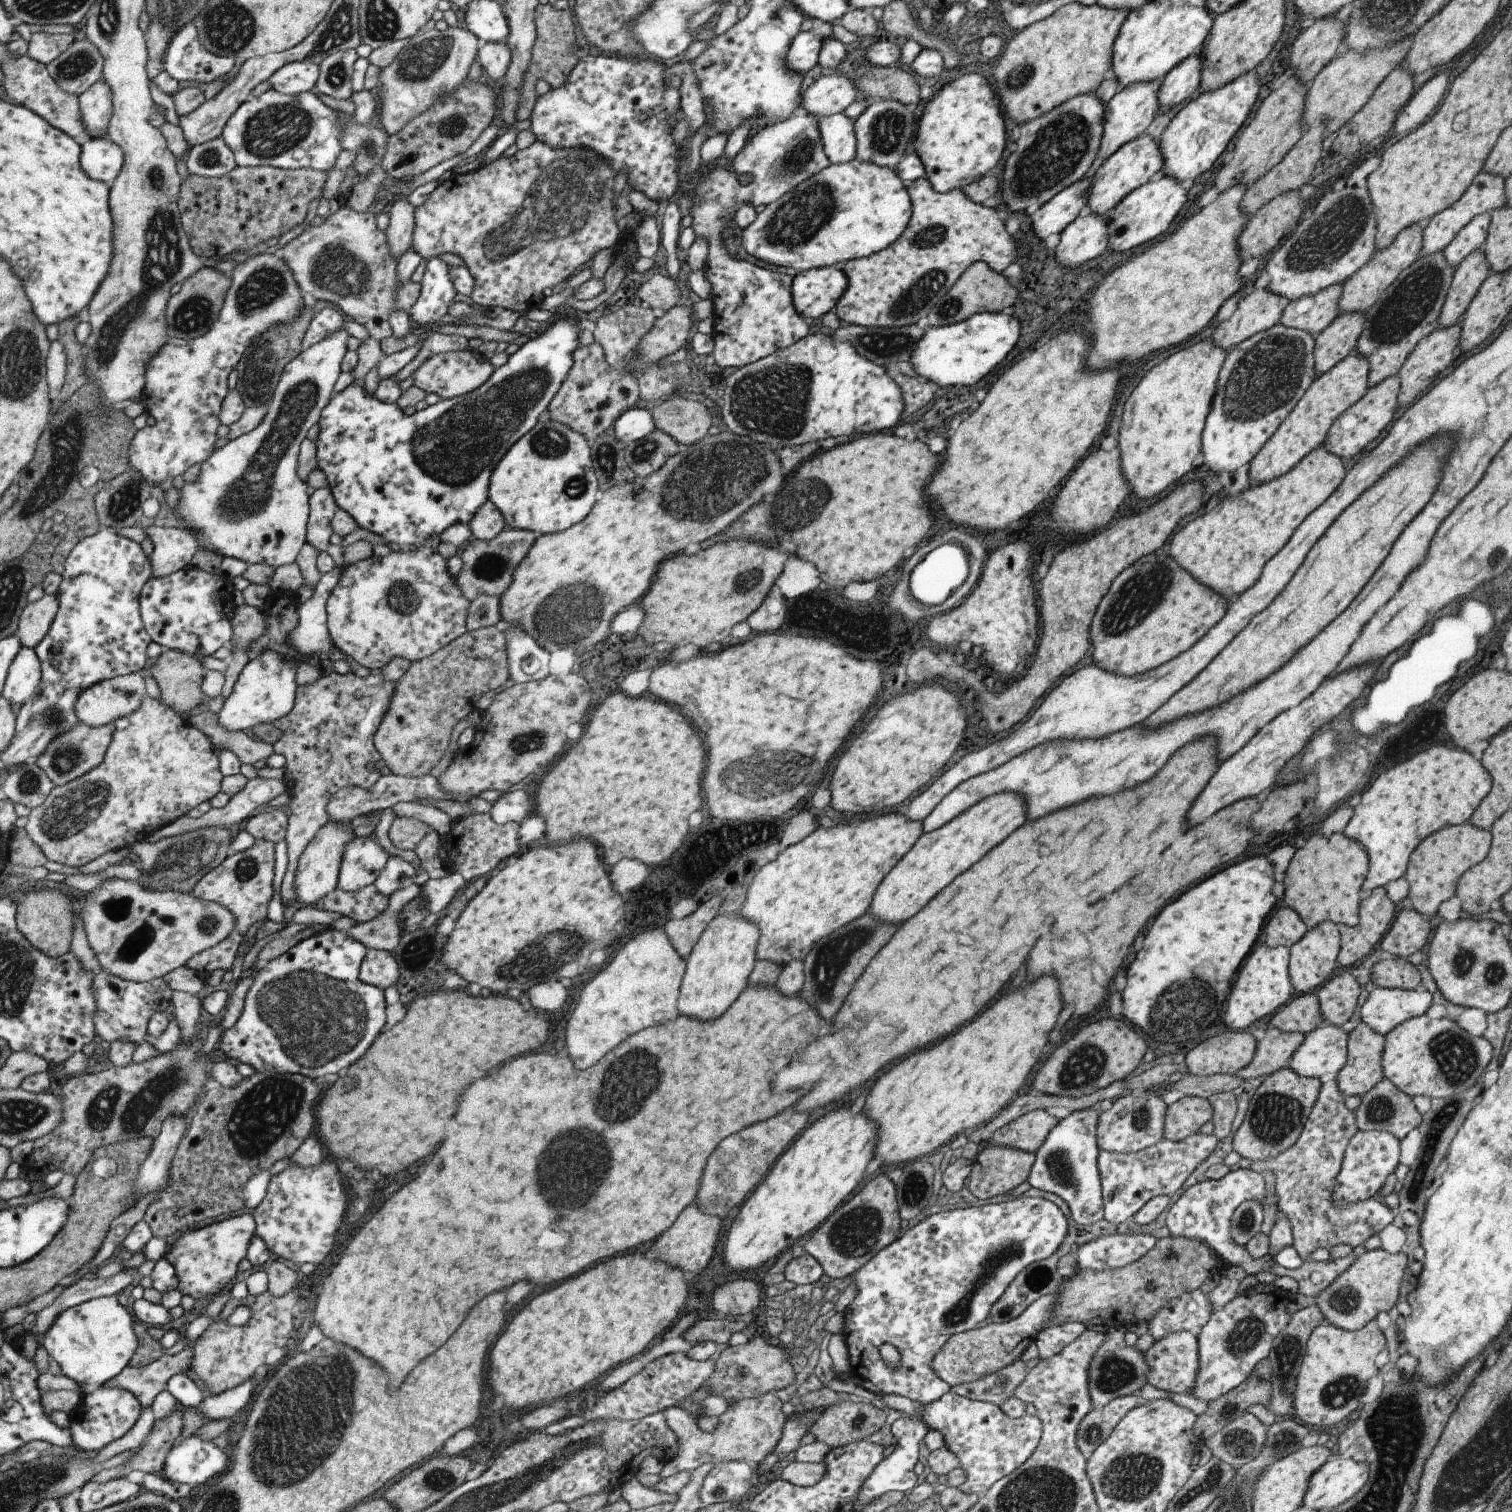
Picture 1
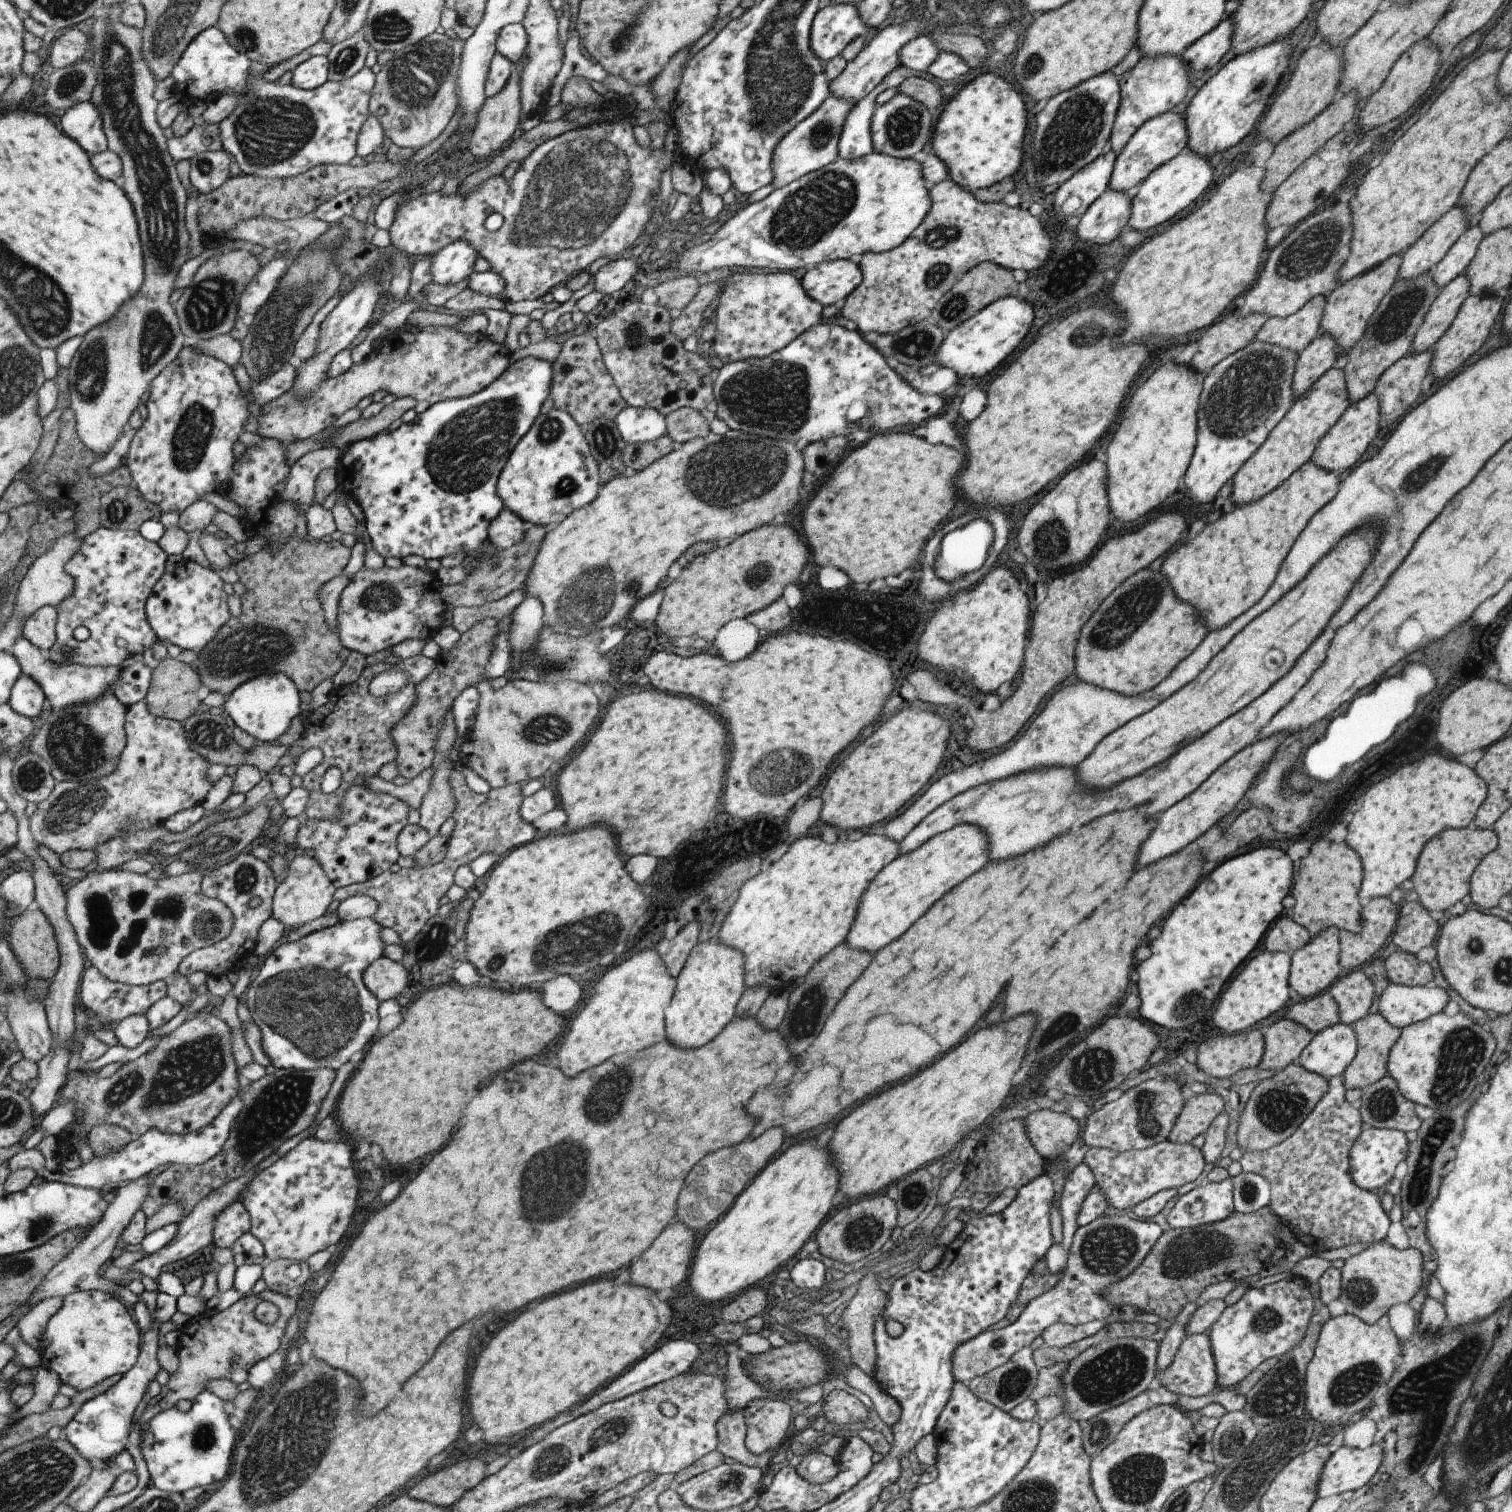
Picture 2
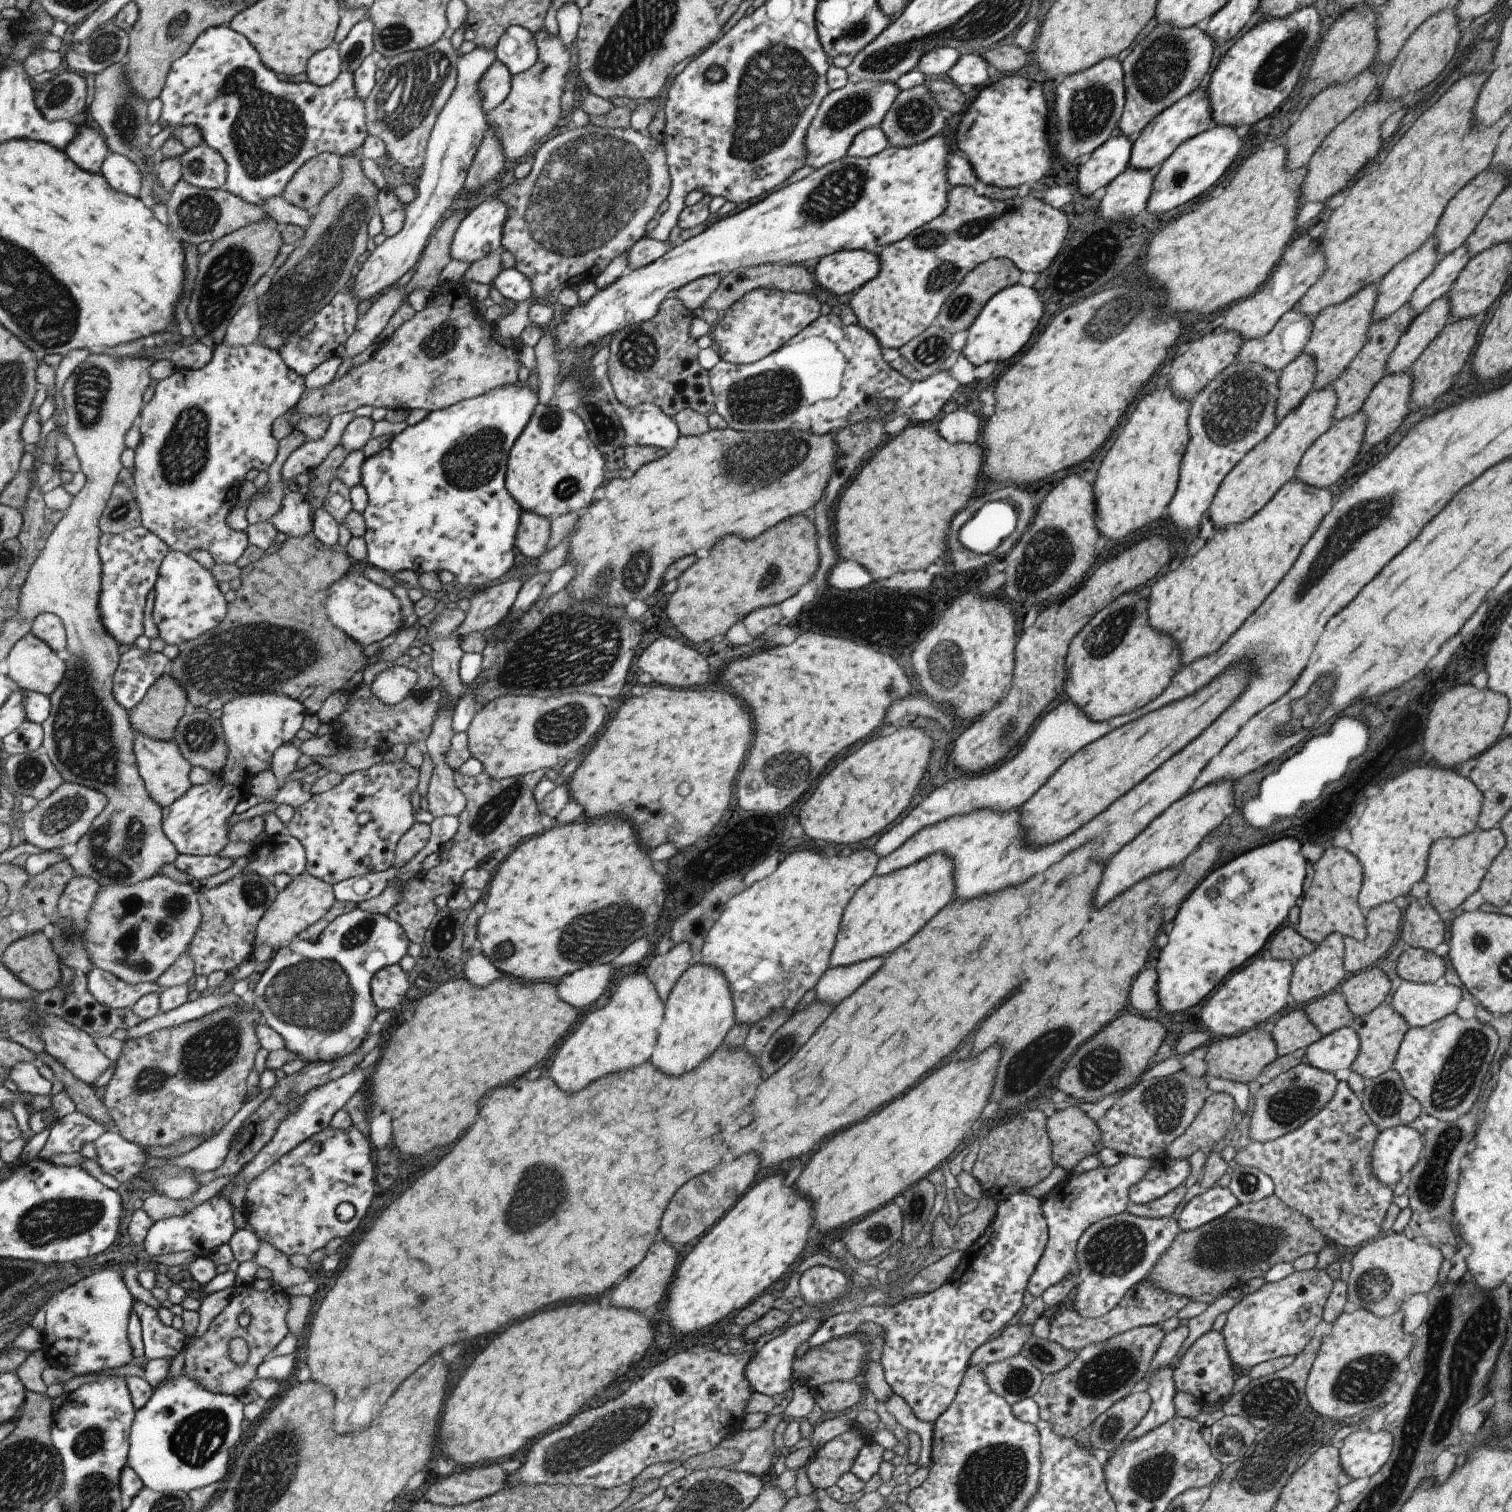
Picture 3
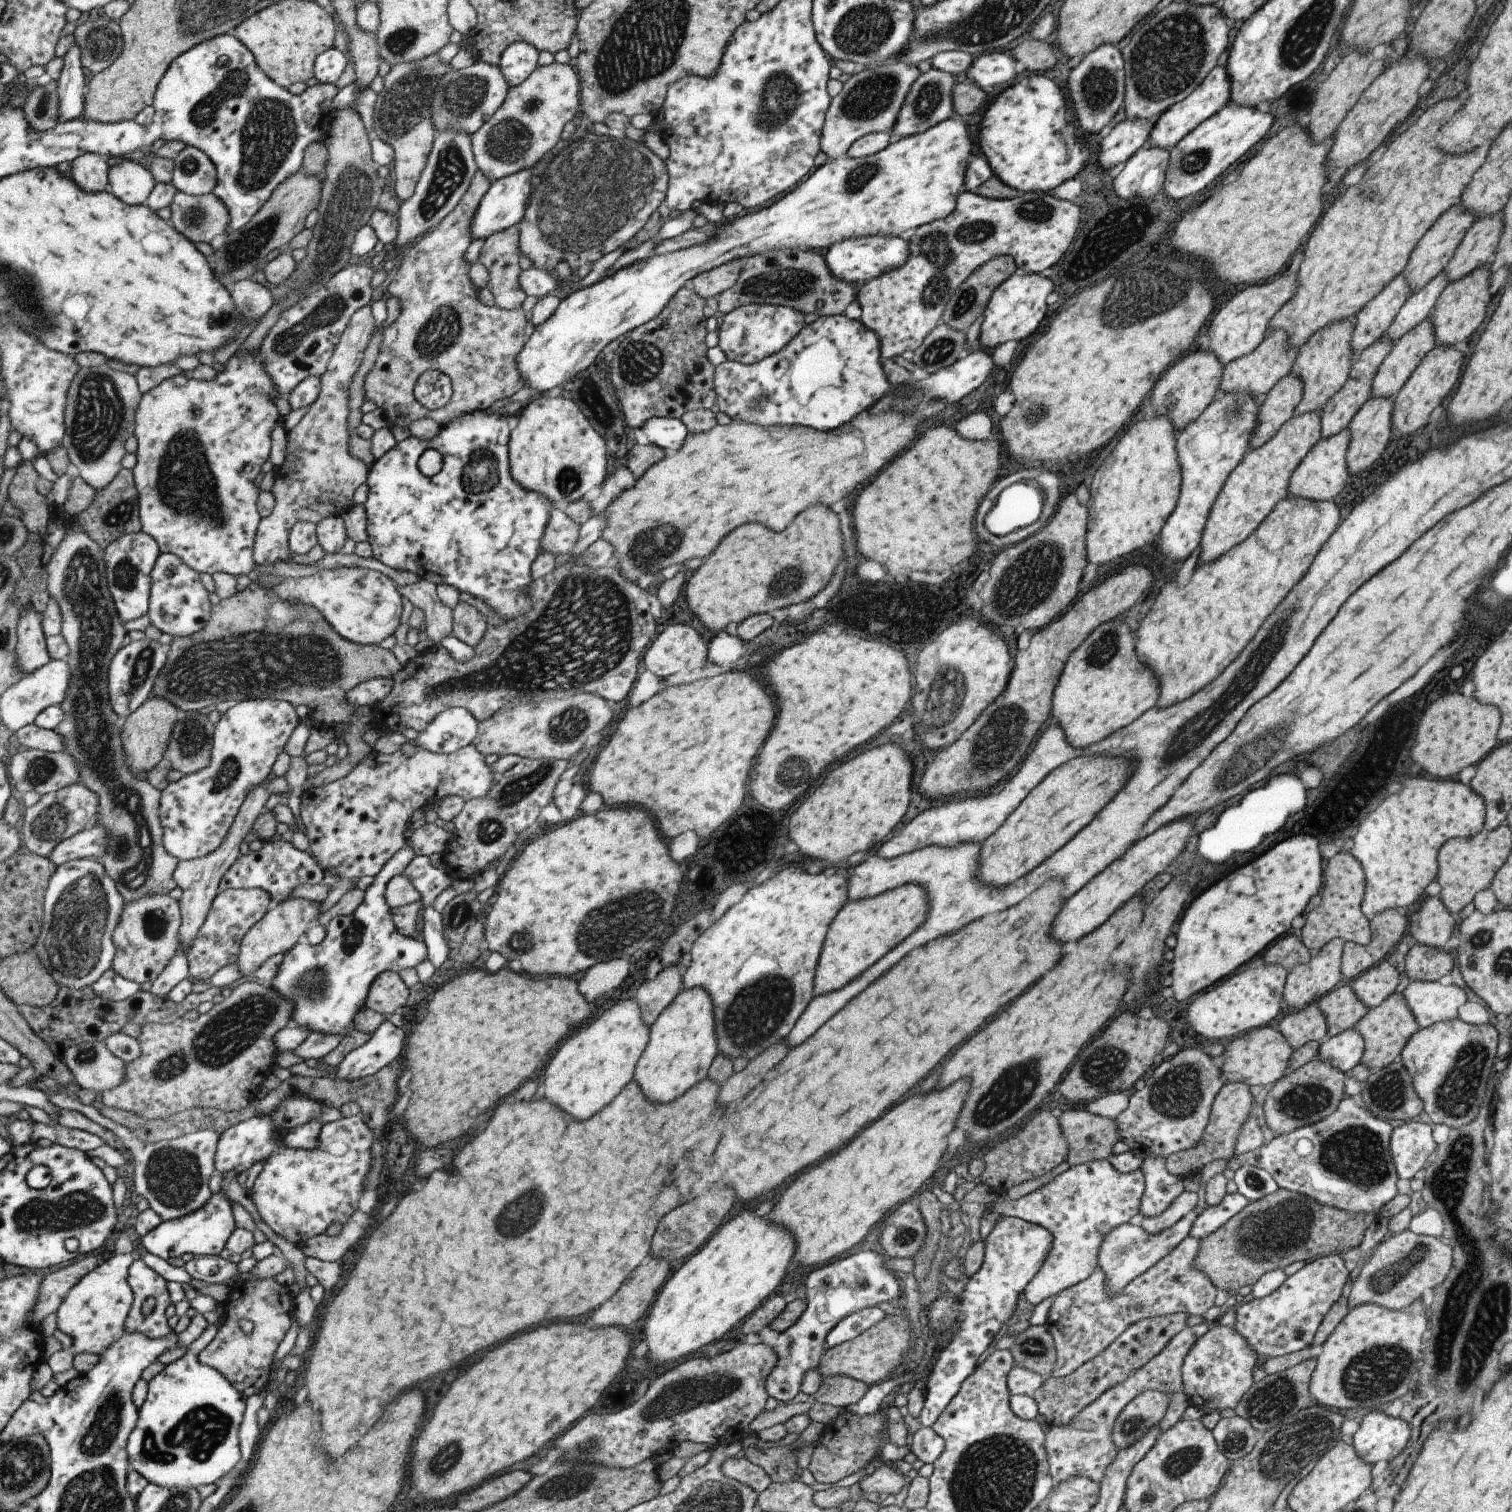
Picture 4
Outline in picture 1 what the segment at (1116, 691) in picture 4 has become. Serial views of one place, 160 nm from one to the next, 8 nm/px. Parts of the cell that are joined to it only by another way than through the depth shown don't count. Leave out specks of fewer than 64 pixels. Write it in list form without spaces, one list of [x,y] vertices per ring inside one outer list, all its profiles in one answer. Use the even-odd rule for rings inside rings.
[[[1149,554],[1132,562],[1109,585],[1099,600],[1089,625],[1090,644],[1093,646],[1092,661],[1099,668],[1121,676],[1142,675],[1169,659],[1191,648],[1217,620],[1223,618],[1227,600],[1222,594],[1215,594],[1211,588],[1197,584],[1187,572],[1177,566],[1174,558],[1165,554]]]

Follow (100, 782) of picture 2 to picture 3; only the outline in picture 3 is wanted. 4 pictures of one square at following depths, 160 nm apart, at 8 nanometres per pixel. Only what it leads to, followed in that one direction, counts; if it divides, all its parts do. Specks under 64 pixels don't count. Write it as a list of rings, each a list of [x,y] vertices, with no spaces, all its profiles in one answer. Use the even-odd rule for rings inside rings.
[[[138,733],[136,736],[136,758],[148,792],[151,793],[152,799],[163,808],[171,806],[176,800],[183,798],[194,786],[189,780],[189,772],[191,772],[193,764],[184,757],[175,738],[166,741]],[[72,780],[65,781],[51,796],[38,801],[33,809],[26,812],[22,838],[40,849],[49,851],[65,848],[67,844],[77,844],[91,830],[92,824],[108,807],[109,801],[103,791]]]

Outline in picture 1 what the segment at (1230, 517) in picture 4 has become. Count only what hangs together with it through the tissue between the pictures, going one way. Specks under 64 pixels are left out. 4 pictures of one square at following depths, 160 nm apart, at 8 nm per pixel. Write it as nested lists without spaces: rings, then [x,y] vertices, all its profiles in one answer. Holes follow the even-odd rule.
[[[1355,351],[1350,352],[1327,372],[1316,376],[1285,420],[1248,462],[1251,484],[1264,483],[1285,474],[1308,452],[1321,446],[1333,420],[1365,394],[1368,389],[1367,377],[1368,360]]]

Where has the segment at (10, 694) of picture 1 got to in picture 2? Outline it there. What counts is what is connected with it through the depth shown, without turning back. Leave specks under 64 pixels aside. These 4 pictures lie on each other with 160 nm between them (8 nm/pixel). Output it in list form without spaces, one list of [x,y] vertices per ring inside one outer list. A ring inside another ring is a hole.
[[[21,673],[20,679],[13,685],[8,702],[18,713],[33,718],[41,712],[45,702],[44,688],[27,673]]]

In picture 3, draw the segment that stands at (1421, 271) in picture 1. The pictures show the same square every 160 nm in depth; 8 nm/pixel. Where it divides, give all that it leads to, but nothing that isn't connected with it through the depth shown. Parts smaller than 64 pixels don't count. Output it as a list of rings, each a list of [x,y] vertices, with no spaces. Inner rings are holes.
[[[1405,301],[1394,313],[1386,316],[1386,319],[1379,319],[1370,323],[1363,346],[1351,359],[1348,367],[1332,382],[1332,387],[1336,394],[1333,420],[1354,415],[1362,407],[1369,391],[1387,373],[1386,362],[1388,356],[1395,348],[1401,334],[1409,326],[1413,316],[1415,314],[1410,307],[1409,301]]]

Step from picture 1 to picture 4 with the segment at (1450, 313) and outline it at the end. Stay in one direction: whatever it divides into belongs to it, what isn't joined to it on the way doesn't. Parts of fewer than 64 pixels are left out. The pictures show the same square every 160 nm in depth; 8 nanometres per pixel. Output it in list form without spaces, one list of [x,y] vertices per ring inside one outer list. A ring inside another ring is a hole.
[[[1431,316],[1425,317],[1393,342],[1392,349],[1374,374],[1371,397],[1395,396],[1417,363],[1436,345],[1429,318]]]

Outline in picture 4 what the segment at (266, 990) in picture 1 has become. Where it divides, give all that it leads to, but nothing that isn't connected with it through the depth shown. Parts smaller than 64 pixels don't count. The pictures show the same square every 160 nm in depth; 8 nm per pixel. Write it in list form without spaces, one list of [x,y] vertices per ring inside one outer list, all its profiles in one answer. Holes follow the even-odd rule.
[[[401,847],[384,864],[383,870],[373,877],[364,890],[361,904],[351,915],[333,917],[324,926],[325,936],[320,943],[311,945],[301,940],[284,954],[279,972],[269,986],[295,1004],[291,1026],[307,1026],[309,1033],[343,1038],[354,1026],[353,1016],[363,1008],[363,1004],[367,1004],[371,982],[375,982],[380,972],[398,973],[404,968],[415,968],[426,958],[423,942],[397,932],[390,908],[384,900],[385,883],[392,876],[402,873],[413,857],[409,847]]]

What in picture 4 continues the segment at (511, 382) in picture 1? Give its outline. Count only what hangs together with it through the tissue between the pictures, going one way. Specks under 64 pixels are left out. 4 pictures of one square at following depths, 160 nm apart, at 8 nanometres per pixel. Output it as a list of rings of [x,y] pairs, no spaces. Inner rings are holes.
[[[485,409],[463,413],[462,415],[452,418],[449,422],[439,426],[436,434],[429,440],[423,438],[417,439],[409,435],[402,441],[396,442],[393,448],[390,448],[381,458],[374,460],[373,464],[368,468],[369,475],[366,484],[369,487],[367,498],[362,504],[366,514],[366,533],[367,542],[371,547],[371,554],[375,560],[379,560],[381,564],[395,568],[395,570],[407,570],[417,574],[419,578],[439,584],[444,582],[453,586],[460,593],[469,593],[479,600],[485,602],[489,609],[494,610],[494,614],[498,616],[501,622],[516,619],[516,616],[525,615],[532,607],[532,597],[528,594],[529,586],[534,585],[530,577],[530,566],[533,559],[537,558],[540,552],[540,538],[548,523],[549,511],[552,510],[554,504],[551,503],[543,495],[525,490],[517,484],[509,474],[508,463],[508,438],[512,428],[514,418],[496,412],[486,412]],[[428,448],[437,450],[442,455],[442,468],[437,474],[431,477],[421,475],[417,469],[417,459],[421,453]]]

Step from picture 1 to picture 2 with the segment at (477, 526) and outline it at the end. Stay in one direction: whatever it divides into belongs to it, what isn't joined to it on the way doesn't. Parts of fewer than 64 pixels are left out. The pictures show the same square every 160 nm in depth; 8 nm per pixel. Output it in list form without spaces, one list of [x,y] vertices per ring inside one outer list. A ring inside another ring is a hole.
[[[503,507],[489,522],[486,538],[499,549],[506,549],[522,539],[526,524],[508,508]]]

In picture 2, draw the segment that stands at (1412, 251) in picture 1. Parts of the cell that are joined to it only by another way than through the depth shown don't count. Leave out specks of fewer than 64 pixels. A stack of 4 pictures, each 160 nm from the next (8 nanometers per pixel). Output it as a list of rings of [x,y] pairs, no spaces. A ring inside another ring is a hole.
[[[1402,254],[1391,255],[1388,259],[1377,264],[1376,267],[1346,280],[1325,295],[1326,303],[1323,307],[1318,329],[1320,333],[1330,334],[1338,346],[1338,358],[1340,361],[1335,366],[1341,366],[1341,356],[1345,357],[1348,350],[1361,338],[1366,324],[1373,311],[1377,308],[1379,301],[1385,296],[1386,292],[1389,292],[1391,285],[1397,280],[1401,261]]]

